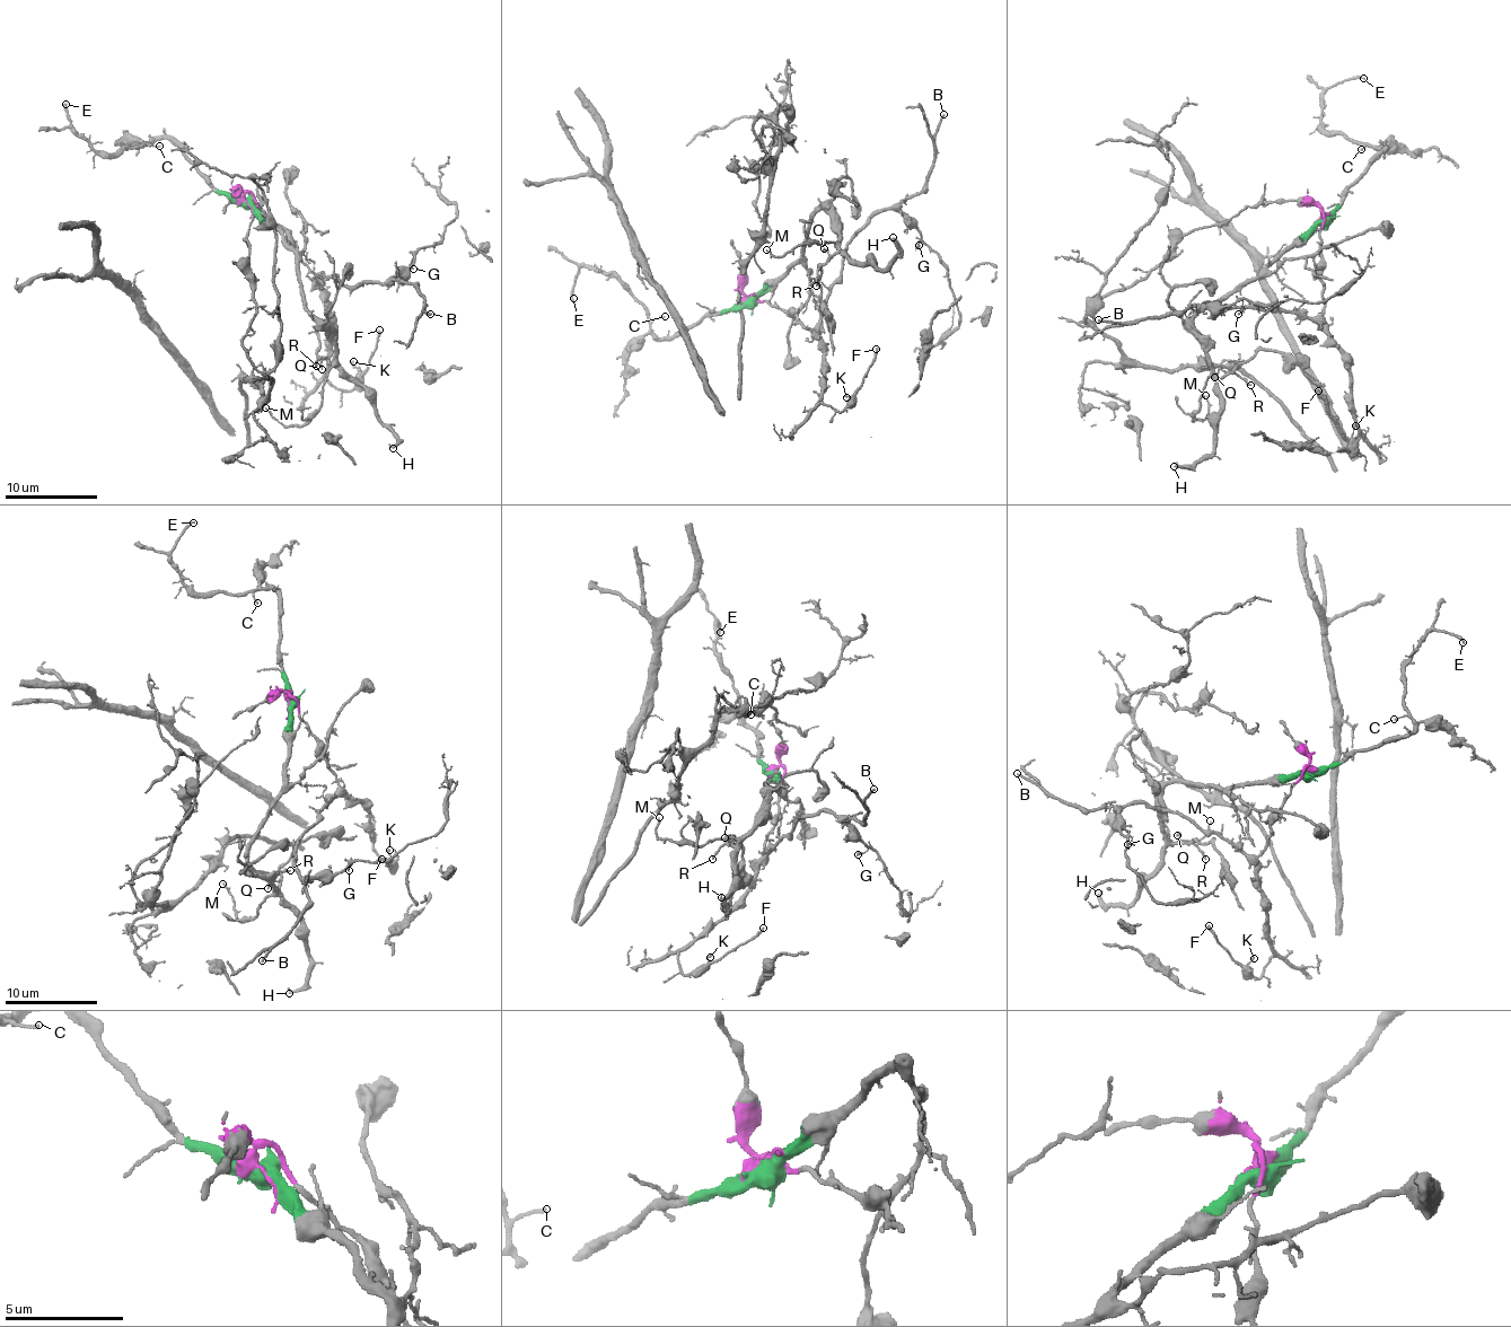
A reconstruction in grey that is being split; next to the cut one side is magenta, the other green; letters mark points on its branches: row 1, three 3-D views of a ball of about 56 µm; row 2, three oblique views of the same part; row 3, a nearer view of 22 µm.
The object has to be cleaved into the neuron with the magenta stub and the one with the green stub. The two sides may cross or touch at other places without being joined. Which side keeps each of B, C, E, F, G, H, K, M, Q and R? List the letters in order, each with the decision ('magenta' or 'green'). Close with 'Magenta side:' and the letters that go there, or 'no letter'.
B: magenta
C: green
E: green
F: magenta
G: magenta
H: green
K: magenta
M: green
Q: green
R: green
Magenta side: B, F, G, K

